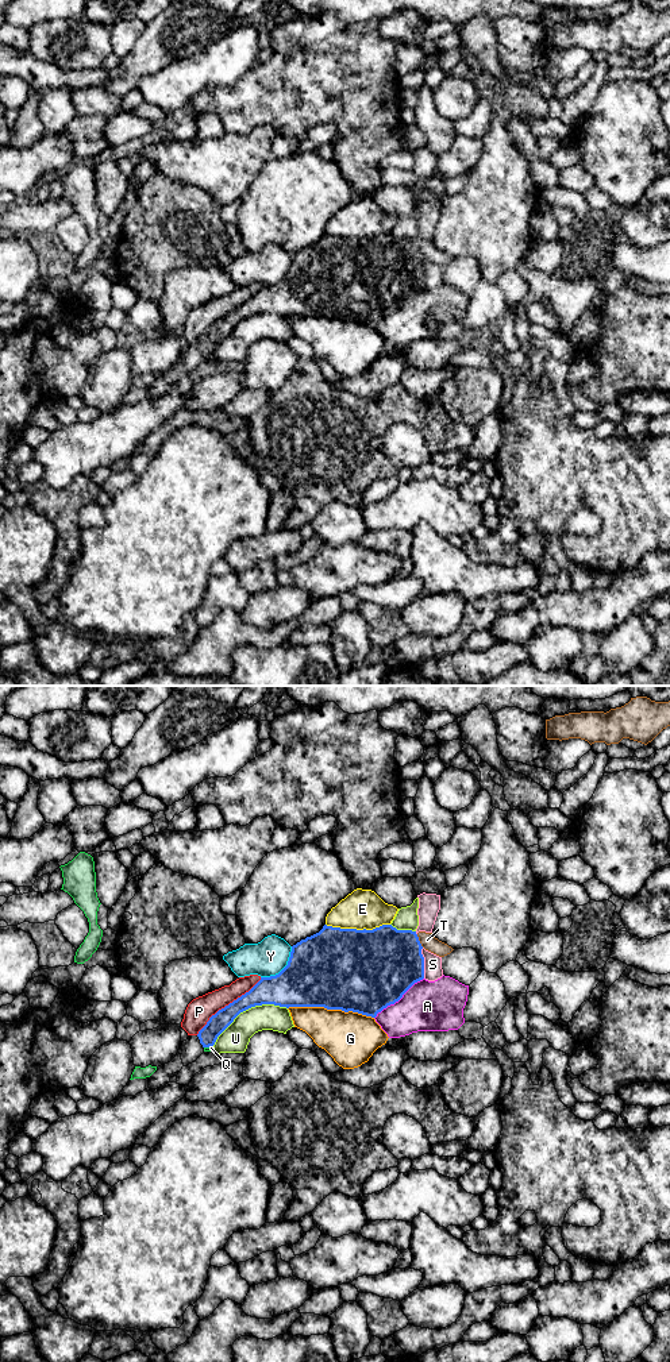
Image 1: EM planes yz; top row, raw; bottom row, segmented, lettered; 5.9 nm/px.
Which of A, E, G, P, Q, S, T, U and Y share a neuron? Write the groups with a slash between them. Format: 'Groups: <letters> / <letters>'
Groups: A / E / G / P / Q / S / T / U / Y

